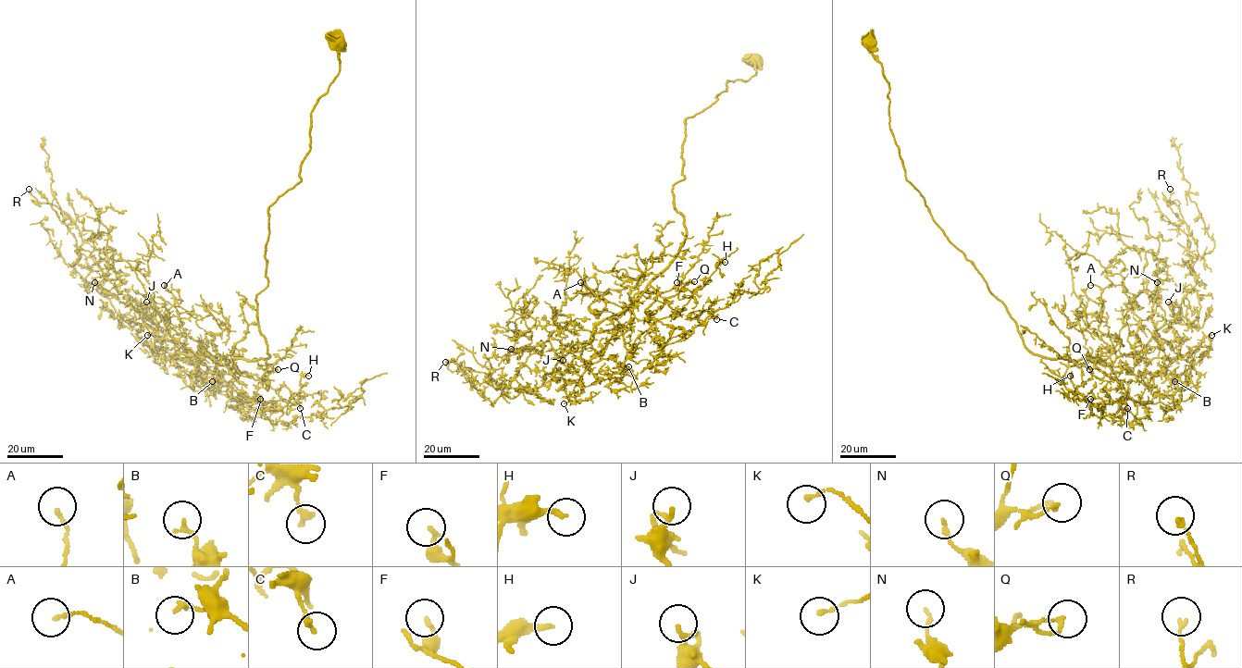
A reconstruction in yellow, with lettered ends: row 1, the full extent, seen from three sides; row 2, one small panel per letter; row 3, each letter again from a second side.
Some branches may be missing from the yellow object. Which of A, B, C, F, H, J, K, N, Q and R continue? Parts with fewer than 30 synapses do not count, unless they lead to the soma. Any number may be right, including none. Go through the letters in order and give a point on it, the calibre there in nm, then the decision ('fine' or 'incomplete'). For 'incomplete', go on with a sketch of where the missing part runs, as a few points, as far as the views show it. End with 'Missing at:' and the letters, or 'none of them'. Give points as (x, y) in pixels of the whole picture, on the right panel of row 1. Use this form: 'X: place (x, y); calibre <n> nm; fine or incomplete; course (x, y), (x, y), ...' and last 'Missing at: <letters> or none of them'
A: place (1090, 285); calibre 150 nm; fine
B: place (1174, 381); calibre 180 nm; fine
C: place (1127, 408); calibre 220 nm; fine
F: place (1090, 399); calibre 170 nm; fine
H: place (1070, 376); calibre 220 nm; incomplete; course (1070, 376), (1069, 381), (1066, 380), (1049, 390)
J: place (1168, 302); calibre 200 nm; fine
K: place (1211, 335); calibre 140 nm; fine
N: place (1157, 282); calibre 140 nm; fine
Q: place (1089, 369); calibre 170 nm; fine
R: place (1170, 189); calibre 160 nm; fine
Missing at: H

